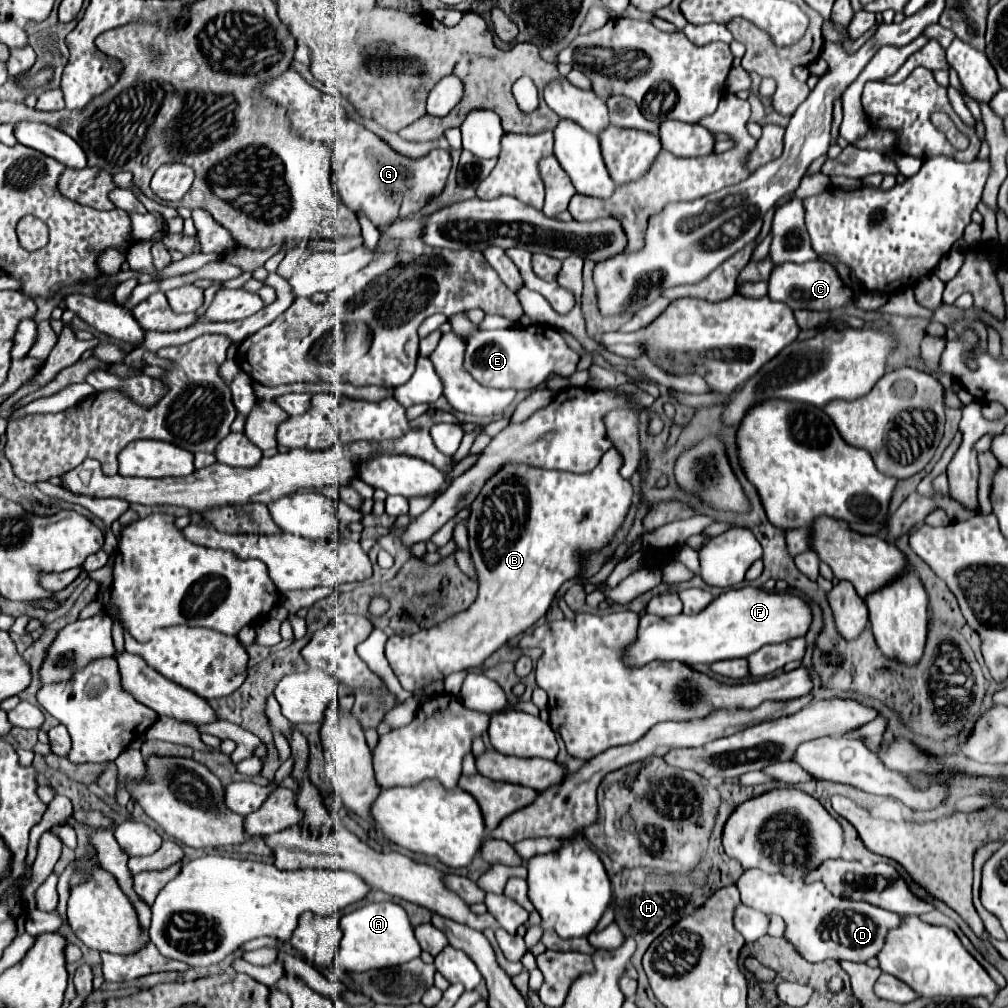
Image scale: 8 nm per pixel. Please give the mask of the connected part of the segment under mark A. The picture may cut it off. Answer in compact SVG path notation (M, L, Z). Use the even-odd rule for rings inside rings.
M393 902L367 904L359 910L353 910L343 916L341 928L343 928L343 938L337 952L337 962L345 972L363 972L363 970L381 970L387 966L401 966L403 962L409 962L411 958L417 958L421 954L407 912Z

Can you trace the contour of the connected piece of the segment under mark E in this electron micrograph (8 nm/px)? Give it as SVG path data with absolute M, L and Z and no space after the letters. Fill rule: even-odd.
M449 318L455 332L469 334L465 368L469 374L487 388L515 388L531 390L537 388L549 374L571 376L577 370L581 356L573 352L557 330L547 326L529 328L507 328L507 330L477 330L467 318Z

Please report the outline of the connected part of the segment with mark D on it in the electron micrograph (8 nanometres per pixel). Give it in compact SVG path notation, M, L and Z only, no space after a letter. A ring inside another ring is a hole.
M747 870L735 884L741 892L741 902L765 912L779 914L785 920L783 938L807 960L807 962L823 962L827 958L833 960L851 960L851 962L867 962L877 956L877 952L885 944L885 934L899 926L901 918L895 912L887 912L883 908L869 906L867 902L855 902L849 898L833 896L823 882L807 884L803 878L787 878L783 874L765 874L761 870ZM839 914L845 914L845 922L839 922ZM825 916L837 916L833 928L827 930Z

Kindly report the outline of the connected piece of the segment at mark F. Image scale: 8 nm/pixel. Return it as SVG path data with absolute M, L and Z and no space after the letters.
M753 586L727 590L719 598L715 598L703 612L693 616L641 616L637 642L625 650L625 662L629 666L637 666L637 660L641 664L647 664L651 660L679 660L691 666L713 664L715 660L727 658L747 658L761 646L805 636L809 632L811 618L811 606L795 594L765 592Z

